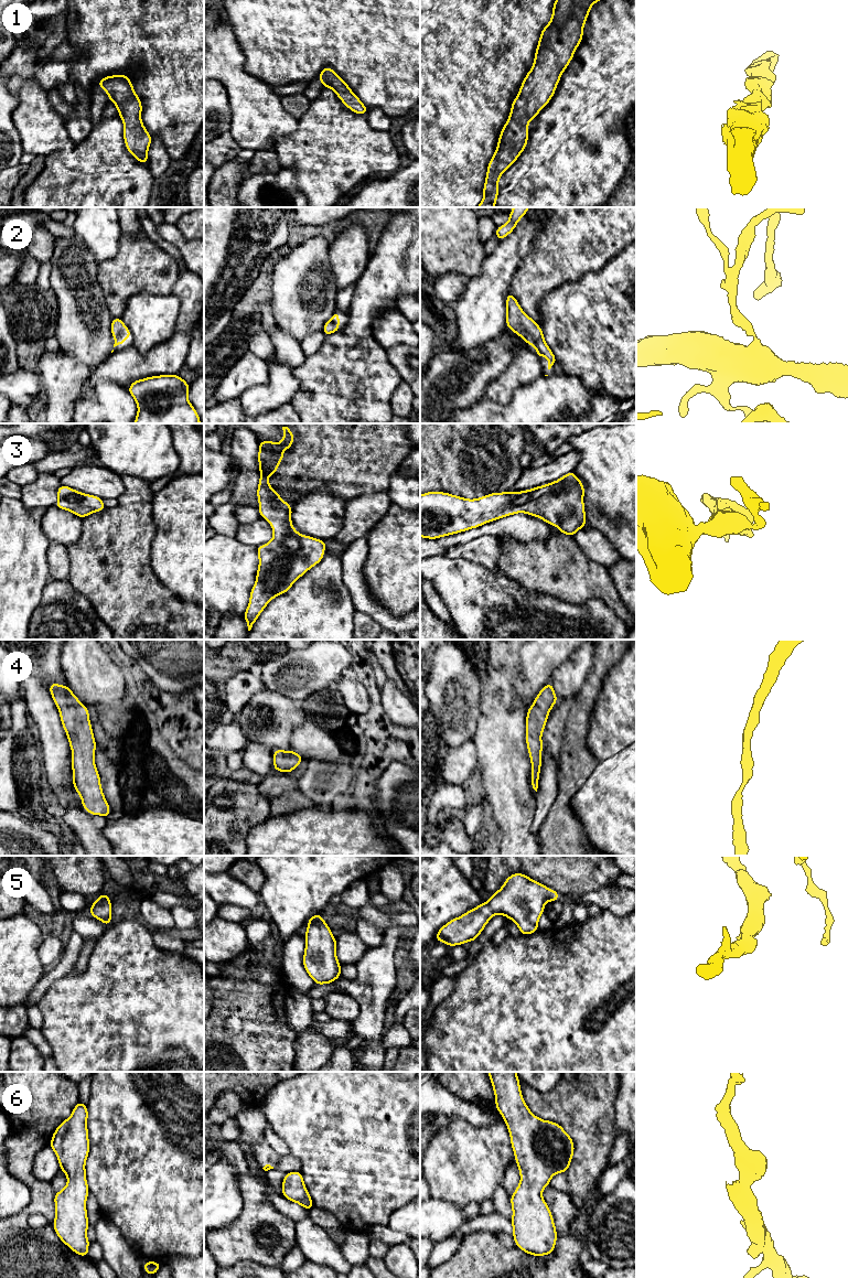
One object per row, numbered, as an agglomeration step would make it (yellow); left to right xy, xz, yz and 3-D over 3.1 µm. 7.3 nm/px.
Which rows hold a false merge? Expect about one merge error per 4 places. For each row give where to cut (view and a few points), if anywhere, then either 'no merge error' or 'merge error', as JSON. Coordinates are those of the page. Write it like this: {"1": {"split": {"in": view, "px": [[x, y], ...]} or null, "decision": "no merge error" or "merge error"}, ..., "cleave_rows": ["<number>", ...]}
{"1": {"split": null, "decision": "no merge error"}, "2": {"split": null, "decision": "no merge error"}, "3": {"split": null, "decision": "no merge error"}, "4": {"split": null, "decision": "no merge error"}, "5": {"split": null, "decision": "no merge error"}, "6": {"split": null, "decision": "no merge error"}, "cleave_rows": []}

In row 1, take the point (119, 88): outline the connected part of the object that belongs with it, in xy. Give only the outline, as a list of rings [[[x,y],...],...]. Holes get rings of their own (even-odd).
[[[111,75],[103,77],[98,82],[119,112],[125,125],[124,140],[128,152],[137,158],[139,163],[147,163],[148,149],[151,144],[151,135],[144,128],[141,120],[142,104],[135,93],[128,75]]]

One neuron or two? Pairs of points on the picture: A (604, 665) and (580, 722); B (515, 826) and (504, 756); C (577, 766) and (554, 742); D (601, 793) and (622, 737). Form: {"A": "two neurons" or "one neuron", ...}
{"A": "one neuron", "B": "one neuron", "C": "two neurons", "D": "two neurons"}

